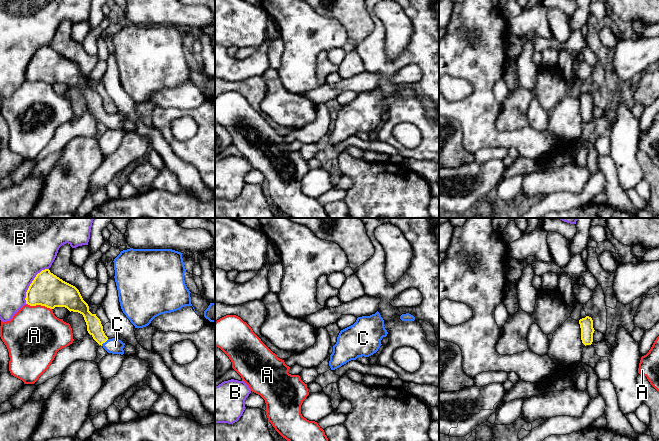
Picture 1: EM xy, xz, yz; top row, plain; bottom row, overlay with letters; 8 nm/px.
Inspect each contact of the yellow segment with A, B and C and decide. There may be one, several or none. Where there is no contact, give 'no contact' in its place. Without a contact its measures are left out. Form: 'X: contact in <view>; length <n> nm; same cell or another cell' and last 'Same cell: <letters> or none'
A: contact in xy; length 220 nm; another cell
B: contact in xy; length 340 nm; another cell
C: contact in xy; length 80 nm; same cell
Same cell: C

